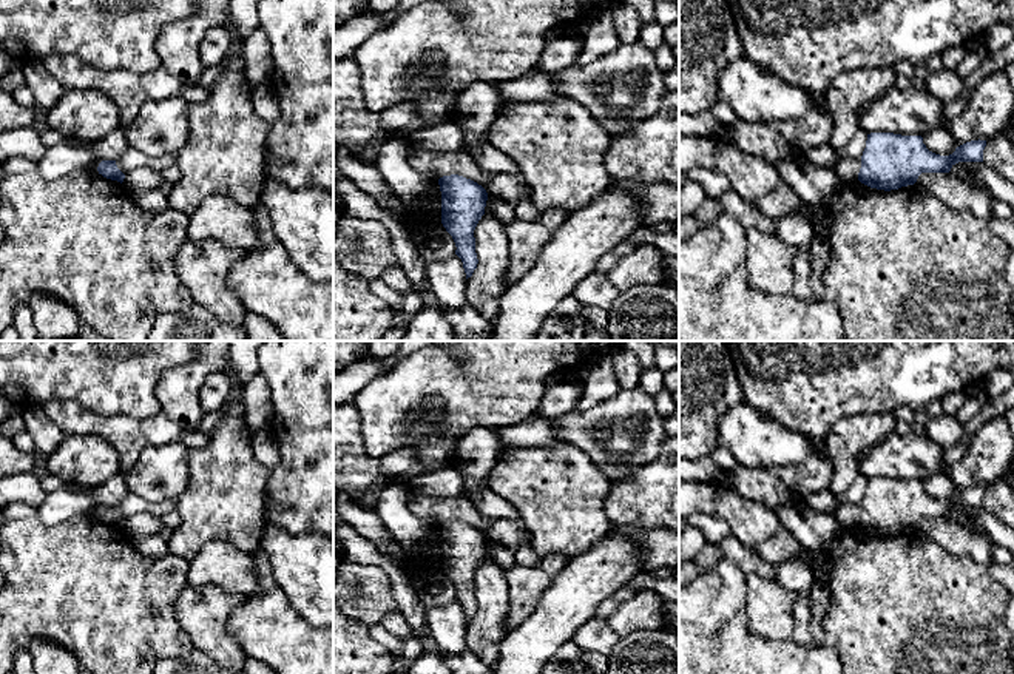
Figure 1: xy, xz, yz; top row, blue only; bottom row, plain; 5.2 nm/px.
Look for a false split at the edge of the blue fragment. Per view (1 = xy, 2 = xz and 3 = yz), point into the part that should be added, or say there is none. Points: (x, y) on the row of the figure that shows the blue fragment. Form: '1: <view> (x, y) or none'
1: none
2: none
3: none

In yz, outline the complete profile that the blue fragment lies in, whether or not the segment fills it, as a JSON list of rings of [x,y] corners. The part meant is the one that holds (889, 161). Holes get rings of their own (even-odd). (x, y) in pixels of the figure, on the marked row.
[[[867,134],[858,180],[877,190],[914,185],[921,173],[949,173],[958,162],[983,162],[986,140],[971,140],[949,156],[926,148],[921,136]]]

